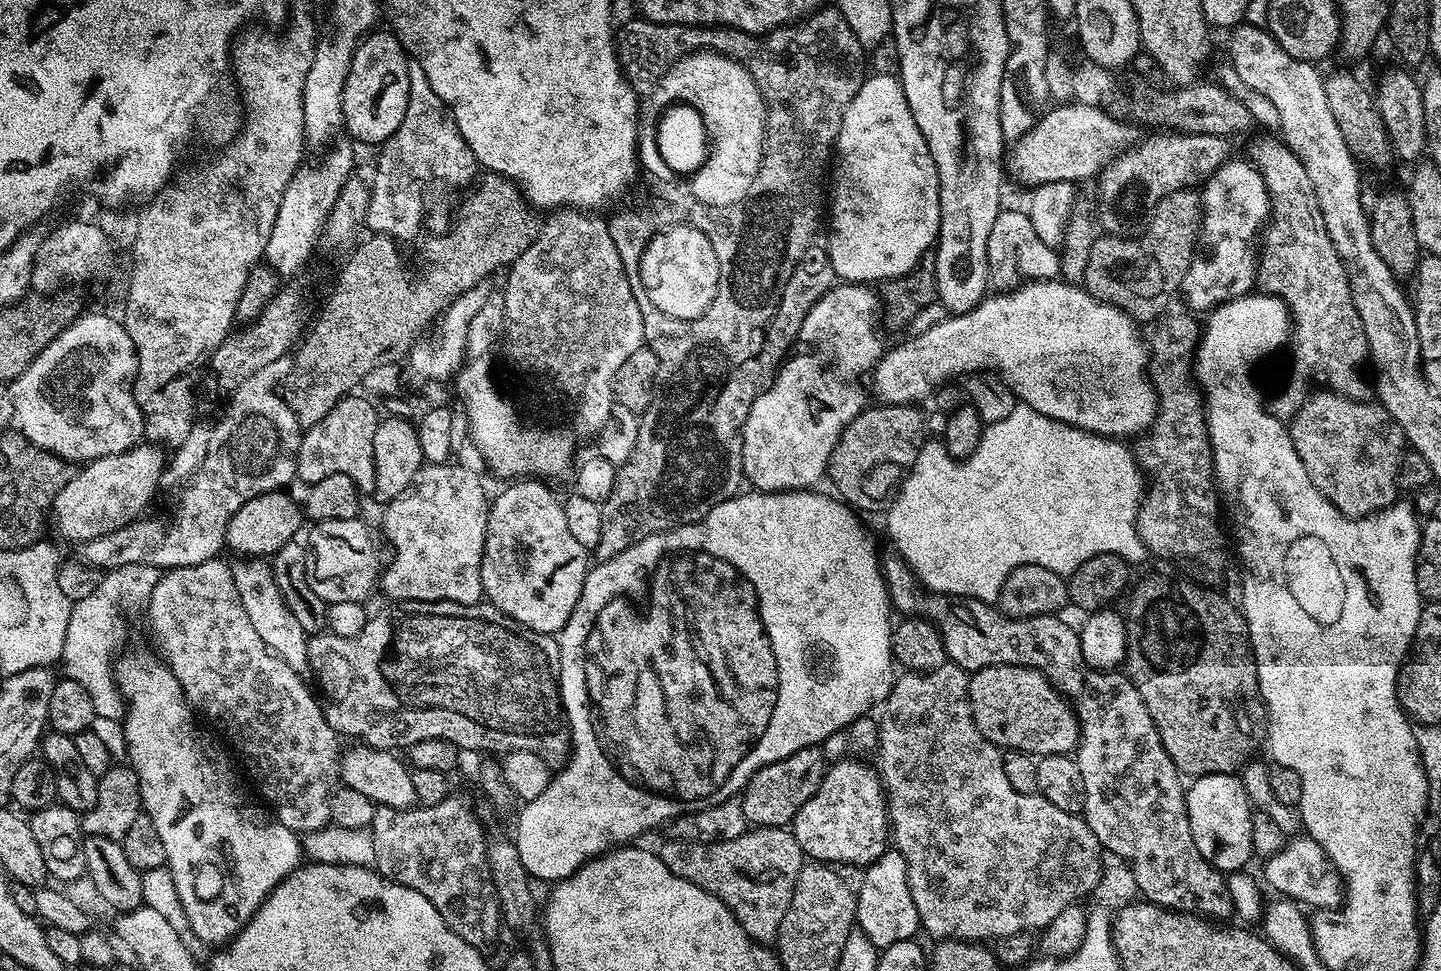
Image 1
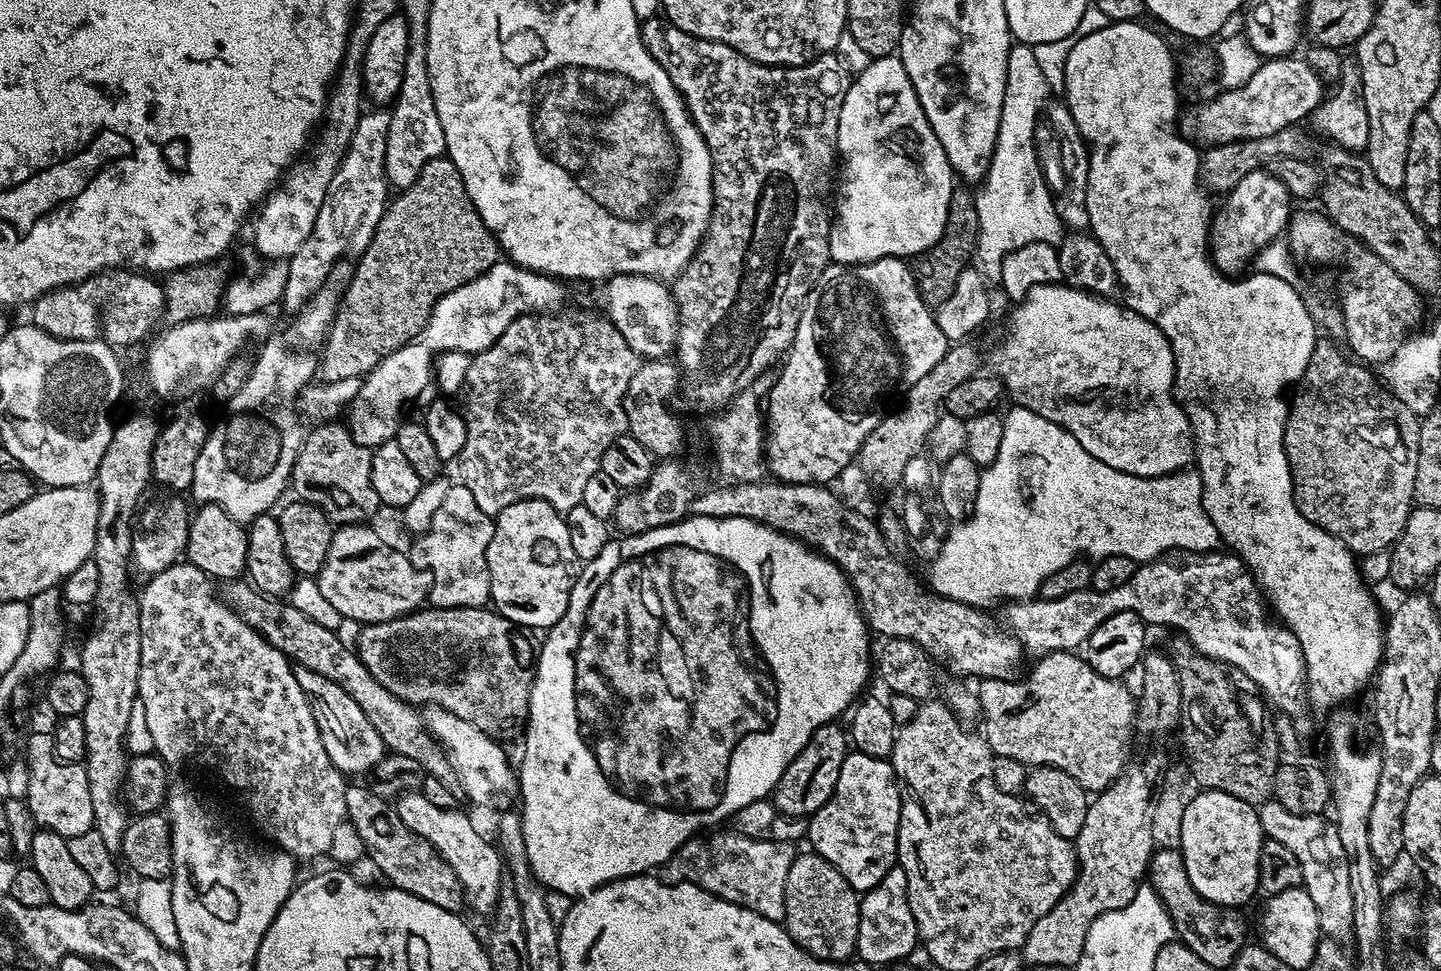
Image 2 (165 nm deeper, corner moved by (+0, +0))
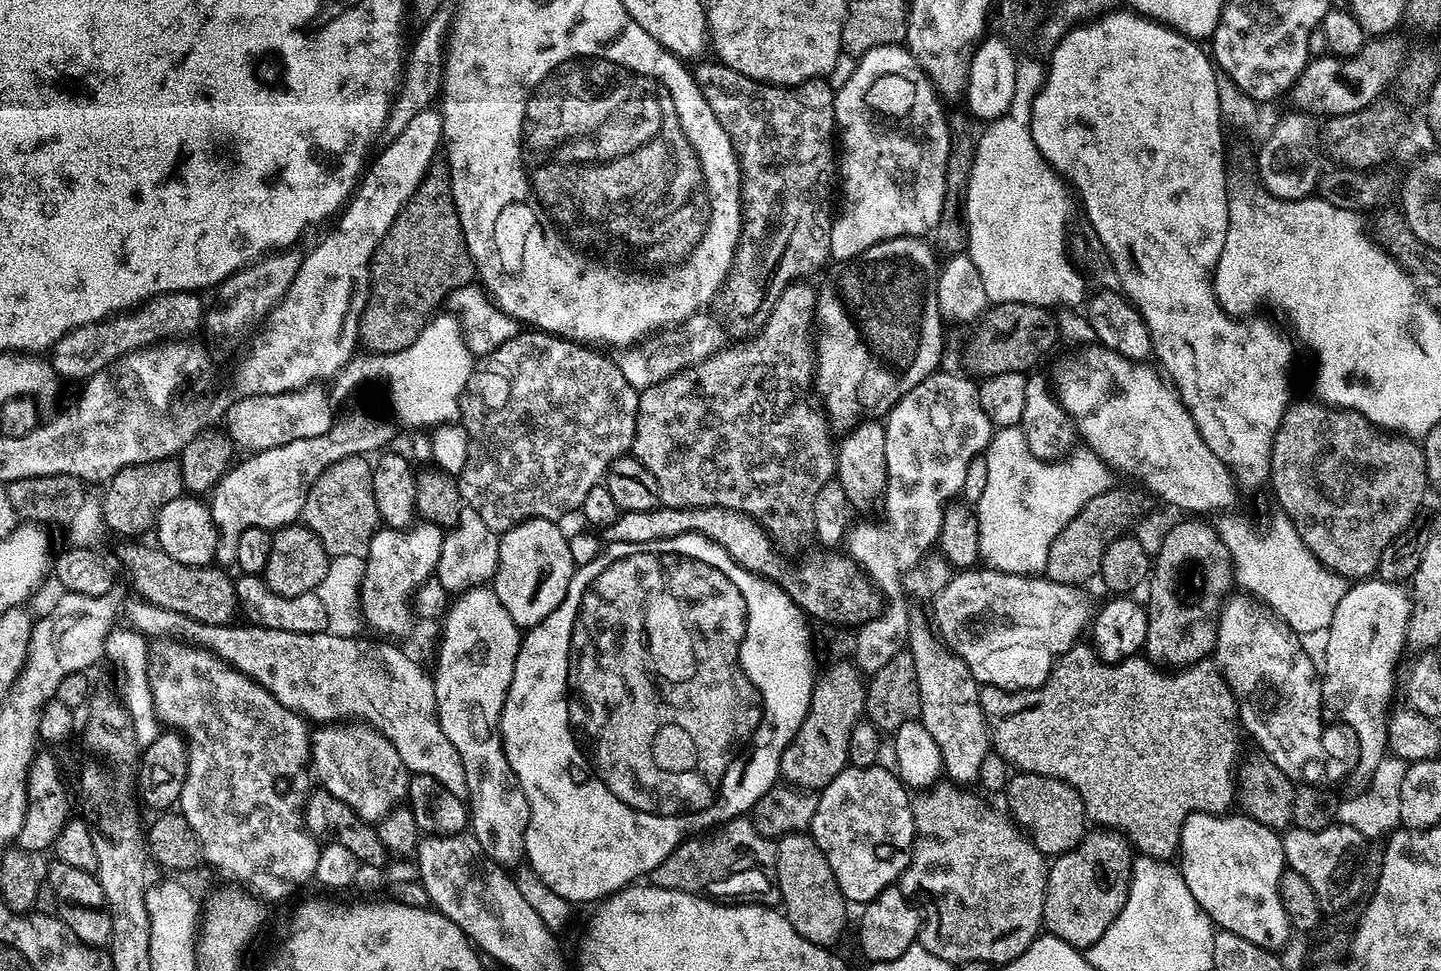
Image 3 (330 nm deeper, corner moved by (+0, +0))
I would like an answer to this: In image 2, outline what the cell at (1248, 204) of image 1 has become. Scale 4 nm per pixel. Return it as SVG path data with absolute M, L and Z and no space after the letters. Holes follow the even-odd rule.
M1261 170L1259 172L1251 172L1246 174L1246 178L1242 178L1242 182L1238 182L1238 186L1234 186L1231 192L1223 197L1224 205L1219 205L1218 216L1224 220L1228 220L1224 225L1219 222L1213 223L1210 228L1210 259L1212 265L1219 272L1223 272L1229 278L1236 278L1245 271L1244 267L1251 265L1259 252L1272 243L1288 228L1290 221L1294 215L1293 196L1288 193L1286 186L1282 186L1282 182L1278 182L1278 178L1272 176L1271 171Z

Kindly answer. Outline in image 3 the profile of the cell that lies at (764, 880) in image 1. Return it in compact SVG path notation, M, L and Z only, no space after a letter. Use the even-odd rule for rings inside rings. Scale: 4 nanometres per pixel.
M732 818L703 834L696 834L682 841L665 860L654 866L650 874L650 882L666 890L695 892L709 898L735 898L740 902L765 906L776 906L781 903L776 869L776 844L767 840L762 834L758 834L758 830L754 830L752 821L748 818Z

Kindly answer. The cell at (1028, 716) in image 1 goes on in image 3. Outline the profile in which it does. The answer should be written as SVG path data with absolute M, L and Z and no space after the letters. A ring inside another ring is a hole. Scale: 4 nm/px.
M1077 642L1072 645L1069 652L1065 652L1053 663L1052 672L1041 688L1031 688L1025 692L1007 692L1004 688L985 684L980 690L980 705L988 723L991 747L1002 759L1007 760L1013 769L1021 772L1033 772L1039 776L1049 776L1069 784L1082 798L1085 817L1091 823L1093 820L1094 823L1105 824L1108 828L1121 828L1133 840L1131 843L1137 853L1153 856L1156 860L1171 861L1177 855L1180 847L1180 831L1191 812L1224 814L1231 809L1228 807L1233 807L1234 769L1238 764L1238 759L1236 760L1238 696L1228 687L1220 669L1211 659L1200 660L1175 674L1169 674L1153 664L1151 660L1141 658L1139 655L1132 656L1121 664L1107 664L1087 643Z

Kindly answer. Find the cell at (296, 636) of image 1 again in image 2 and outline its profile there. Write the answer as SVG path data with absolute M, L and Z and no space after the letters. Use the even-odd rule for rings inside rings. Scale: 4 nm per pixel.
M297 667L296 677L298 686L302 686L312 703L314 722L322 734L322 746L326 746L326 754L330 754L330 762L334 762L336 769L348 778L359 777L356 776L359 772L371 773L372 767L386 755L386 749L378 731L362 714L361 707L337 683L316 674L314 670Z

